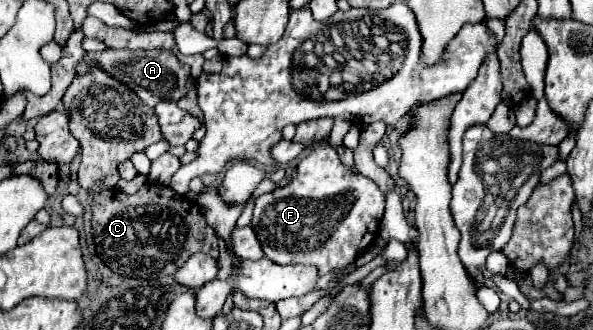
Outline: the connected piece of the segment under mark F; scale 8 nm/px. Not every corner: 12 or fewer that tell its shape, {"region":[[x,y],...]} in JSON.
{"region":[[331,146],[255,198],[275,264],[343,270],[377,240],[385,196]]}

